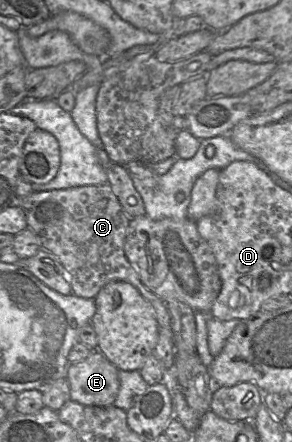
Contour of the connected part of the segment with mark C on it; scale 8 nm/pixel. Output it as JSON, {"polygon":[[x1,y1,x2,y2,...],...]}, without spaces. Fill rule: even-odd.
{"polygon":[[109,183,33,191,18,200,26,214,27,228,39,239,41,249,53,253,66,270,72,293,94,299,103,286,112,281,132,284,154,310,159,329,171,329,166,302,151,292,128,261,124,243,130,217,125,213]]}

